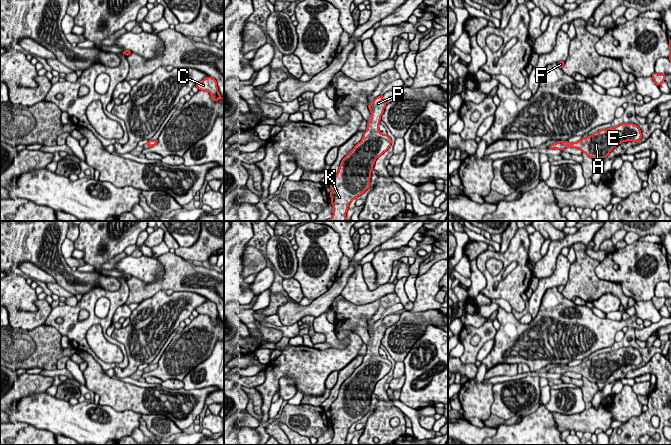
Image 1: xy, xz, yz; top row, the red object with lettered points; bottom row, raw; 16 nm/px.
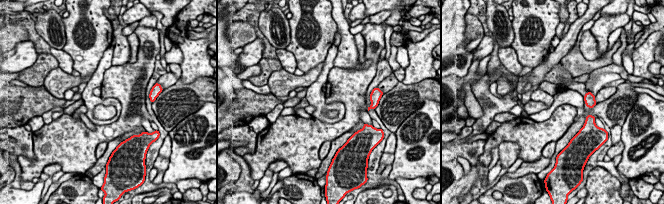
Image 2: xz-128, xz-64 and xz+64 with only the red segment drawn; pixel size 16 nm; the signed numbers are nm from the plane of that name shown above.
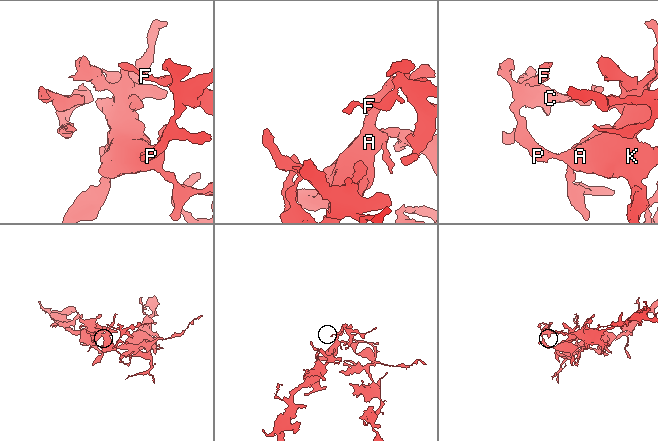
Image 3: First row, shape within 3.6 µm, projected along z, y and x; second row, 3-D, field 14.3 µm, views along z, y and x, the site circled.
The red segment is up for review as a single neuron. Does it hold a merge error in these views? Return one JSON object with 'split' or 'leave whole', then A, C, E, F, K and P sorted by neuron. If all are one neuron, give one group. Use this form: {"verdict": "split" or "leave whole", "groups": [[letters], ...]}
{"verdict": "leave whole", "groups": [["A", "C", "E", "F", "K", "P"]]}

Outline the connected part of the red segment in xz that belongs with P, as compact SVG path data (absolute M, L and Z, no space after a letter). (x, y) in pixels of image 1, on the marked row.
M383 95L369 103L371 120L367 122L367 129L361 141L342 159L336 176L330 182L333 215L327 221L346 221L349 204L371 185L371 172L376 159L391 146L390 136L379 130L386 105Z

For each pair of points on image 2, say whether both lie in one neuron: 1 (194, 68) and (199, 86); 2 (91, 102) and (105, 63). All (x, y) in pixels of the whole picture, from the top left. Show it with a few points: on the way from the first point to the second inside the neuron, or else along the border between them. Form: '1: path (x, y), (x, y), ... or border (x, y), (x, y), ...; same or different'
1: border (206, 76), (191, 82), (180, 79); different
2: path (90, 92), (90, 86), (96, 80), (99, 73); same

